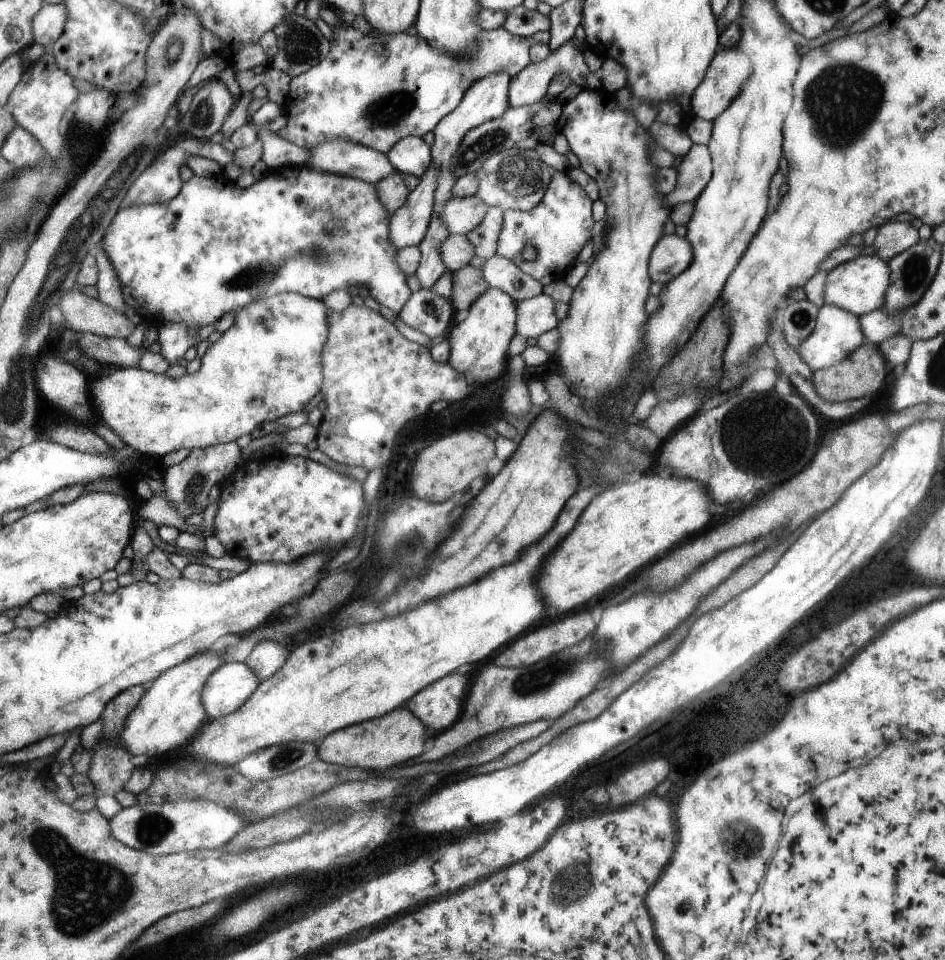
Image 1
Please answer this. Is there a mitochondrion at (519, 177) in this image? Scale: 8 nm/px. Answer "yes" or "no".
yes

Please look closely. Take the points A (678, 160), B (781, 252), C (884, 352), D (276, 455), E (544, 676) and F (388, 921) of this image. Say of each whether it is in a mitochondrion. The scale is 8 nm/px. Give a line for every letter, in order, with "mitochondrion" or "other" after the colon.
A: other
B: other
C: other
D: other
E: mitochondrion
F: other

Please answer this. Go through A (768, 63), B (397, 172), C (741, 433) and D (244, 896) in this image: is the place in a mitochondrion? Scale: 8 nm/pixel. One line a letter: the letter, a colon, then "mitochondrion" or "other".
A: other
B: other
C: mitochondrion
D: other

